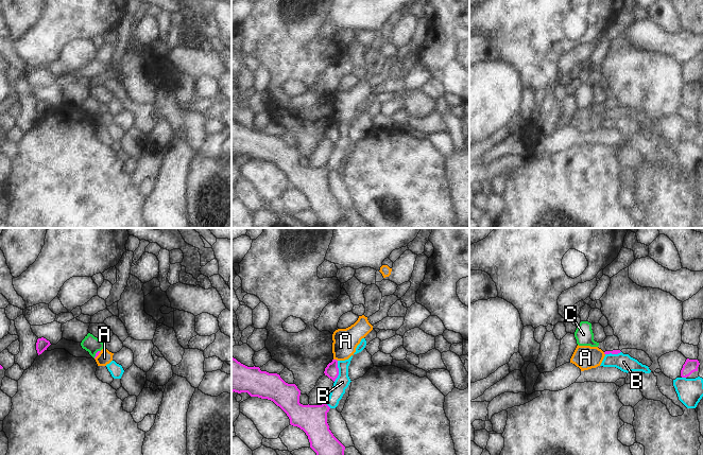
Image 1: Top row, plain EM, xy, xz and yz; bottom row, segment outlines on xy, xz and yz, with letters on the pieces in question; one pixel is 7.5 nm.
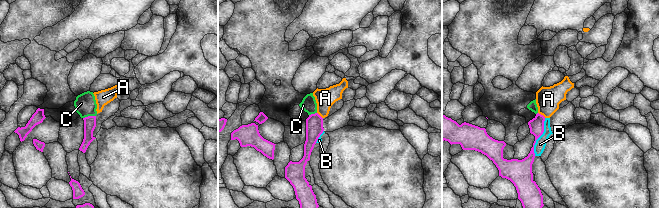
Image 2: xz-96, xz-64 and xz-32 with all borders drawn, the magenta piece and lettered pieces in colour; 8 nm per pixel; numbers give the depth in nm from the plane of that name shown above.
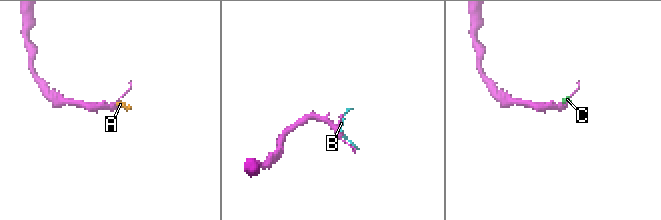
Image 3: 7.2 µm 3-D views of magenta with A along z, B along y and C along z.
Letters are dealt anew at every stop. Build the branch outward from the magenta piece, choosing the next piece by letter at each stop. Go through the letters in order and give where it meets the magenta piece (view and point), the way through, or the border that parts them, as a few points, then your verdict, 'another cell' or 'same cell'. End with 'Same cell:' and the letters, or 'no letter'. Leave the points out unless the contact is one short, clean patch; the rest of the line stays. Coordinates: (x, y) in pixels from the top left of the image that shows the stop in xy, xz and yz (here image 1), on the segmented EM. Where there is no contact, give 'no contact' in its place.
A: meets magenta in xz at (336, 360); border along xz (333, 359), (337, 361); another cell
B: meets magenta in xz at (338, 371); another cell
C: meets magenta in xy at (96, 353); border along xy (100, 350), (93, 357); another cell
Same cell: no letter

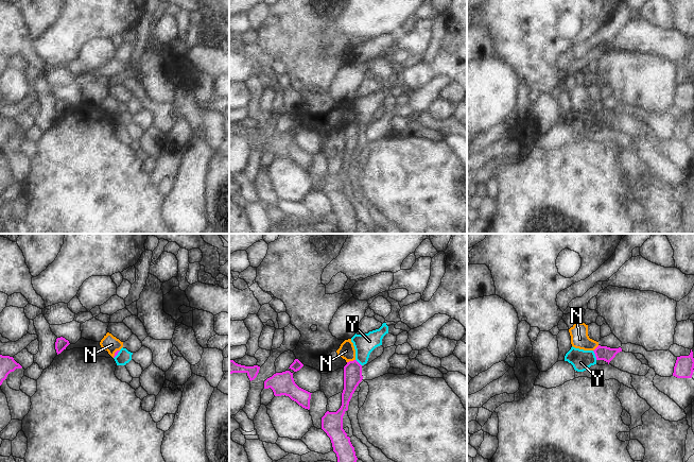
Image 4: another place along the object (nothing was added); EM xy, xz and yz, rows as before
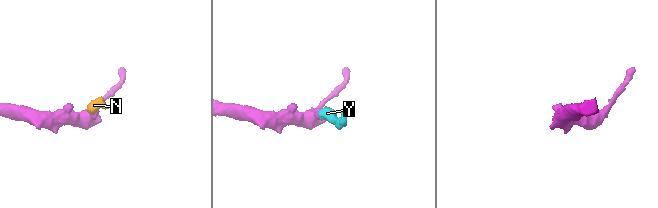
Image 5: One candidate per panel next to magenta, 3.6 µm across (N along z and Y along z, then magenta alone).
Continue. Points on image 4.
N: meets magenta in xz at (350, 361); border along xz (354, 359), (347, 362); another cell
Y: meets magenta in yz at (595, 355); border along yz (592, 351), (596, 359); another cell
Same cell: no letter

